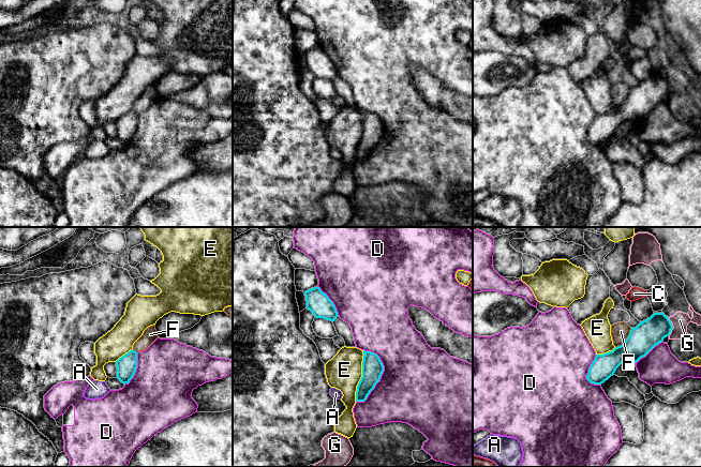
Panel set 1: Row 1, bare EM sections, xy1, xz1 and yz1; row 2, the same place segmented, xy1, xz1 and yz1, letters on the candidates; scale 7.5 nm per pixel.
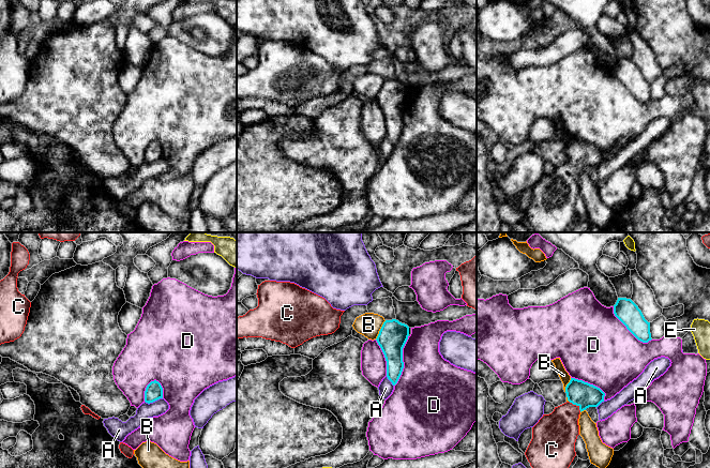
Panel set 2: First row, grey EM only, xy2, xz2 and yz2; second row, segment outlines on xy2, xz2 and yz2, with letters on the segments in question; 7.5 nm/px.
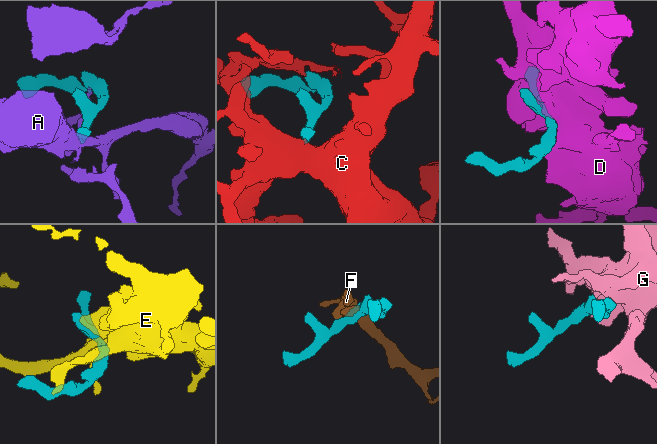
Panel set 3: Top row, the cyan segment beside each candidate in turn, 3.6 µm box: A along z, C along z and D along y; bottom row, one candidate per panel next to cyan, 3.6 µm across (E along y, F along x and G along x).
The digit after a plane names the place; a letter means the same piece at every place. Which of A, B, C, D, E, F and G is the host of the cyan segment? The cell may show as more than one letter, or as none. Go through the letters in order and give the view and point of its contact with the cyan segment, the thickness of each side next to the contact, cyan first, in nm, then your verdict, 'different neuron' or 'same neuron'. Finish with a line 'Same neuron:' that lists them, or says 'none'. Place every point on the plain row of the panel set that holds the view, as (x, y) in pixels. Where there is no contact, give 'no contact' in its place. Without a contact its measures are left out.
A: xy2 (153, 161) | 130/120 nm | different neuron
B: xz2 (380, 90) | 220/180 nm | different neuron
C: yz2 (576, 165) | 190/300 nm | same neuron
D: xz1 (379, 138) | 160/500 nm | different neuron
E: xz1 (362, 136) | 160/280 nm | different neuron
F: yz1 (626, 99) | 200/140 nm | different neuron
G: yz1 (672, 87) | 200/140 nm | different neuron
Same neuron: C

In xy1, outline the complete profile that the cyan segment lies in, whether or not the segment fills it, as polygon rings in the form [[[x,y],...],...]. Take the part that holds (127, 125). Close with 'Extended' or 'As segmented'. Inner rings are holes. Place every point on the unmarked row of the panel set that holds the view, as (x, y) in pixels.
[[[130,110],[116,121],[117,138],[122,144],[129,144],[137,129],[137,112]]]. As segmented

